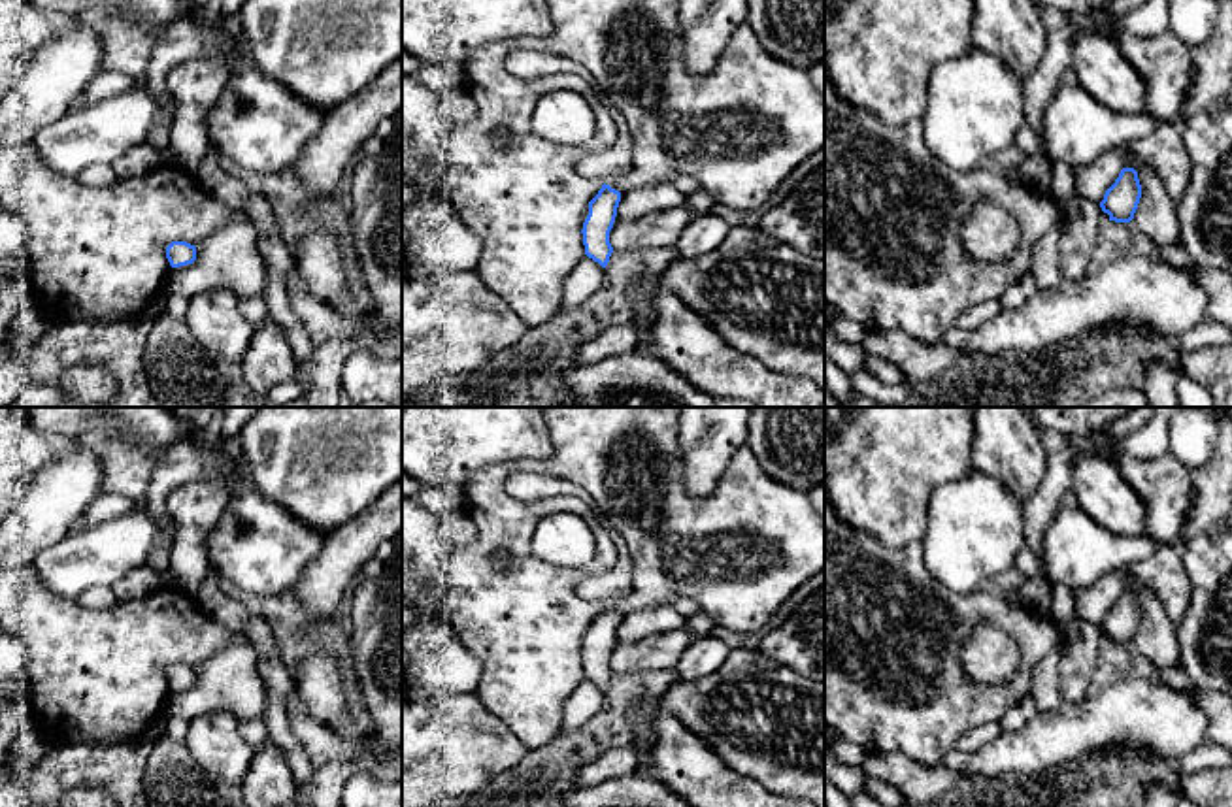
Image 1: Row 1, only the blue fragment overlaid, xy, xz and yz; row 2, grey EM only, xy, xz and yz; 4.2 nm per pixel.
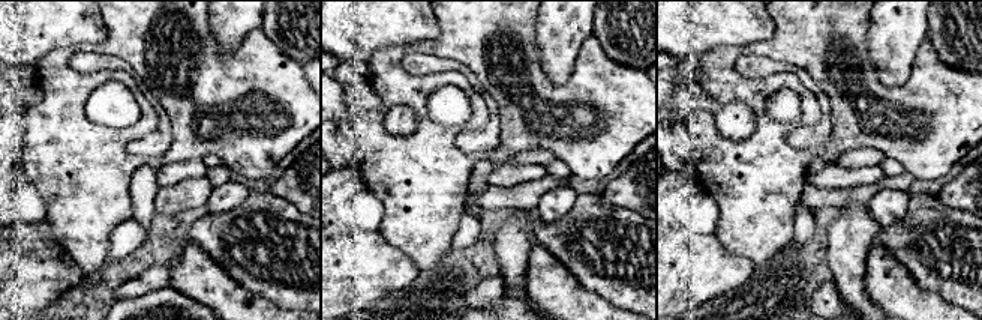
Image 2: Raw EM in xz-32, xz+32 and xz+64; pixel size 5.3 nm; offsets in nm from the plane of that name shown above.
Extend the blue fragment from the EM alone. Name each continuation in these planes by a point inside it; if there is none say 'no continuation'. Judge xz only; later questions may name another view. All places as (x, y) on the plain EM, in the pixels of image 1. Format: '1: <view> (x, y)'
no continuation

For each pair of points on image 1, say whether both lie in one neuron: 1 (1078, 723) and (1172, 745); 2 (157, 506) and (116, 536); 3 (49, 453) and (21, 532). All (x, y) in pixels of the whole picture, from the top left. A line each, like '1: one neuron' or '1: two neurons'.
1: one neuron
2: two neurons
3: two neurons

